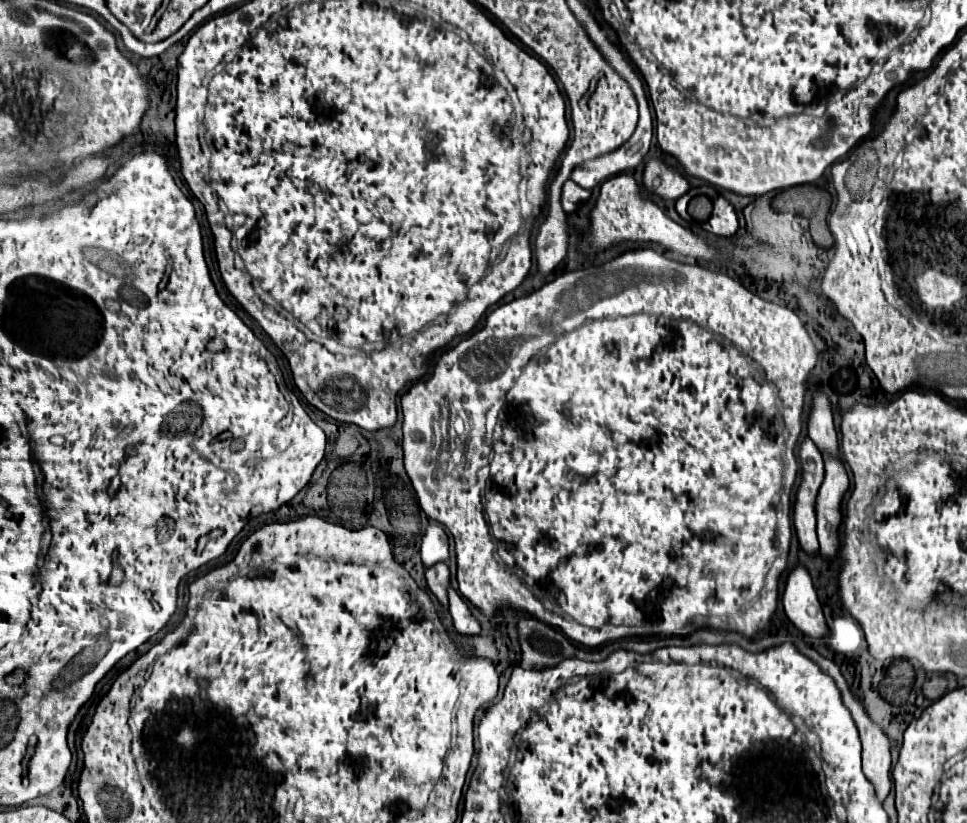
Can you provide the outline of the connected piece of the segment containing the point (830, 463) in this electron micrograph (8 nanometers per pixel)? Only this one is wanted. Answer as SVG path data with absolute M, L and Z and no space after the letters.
M825 454L825 480L819 488L815 514L817 514L817 534L823 556L837 554L837 530L841 524L841 500L849 488L849 478L843 462L837 456Z

